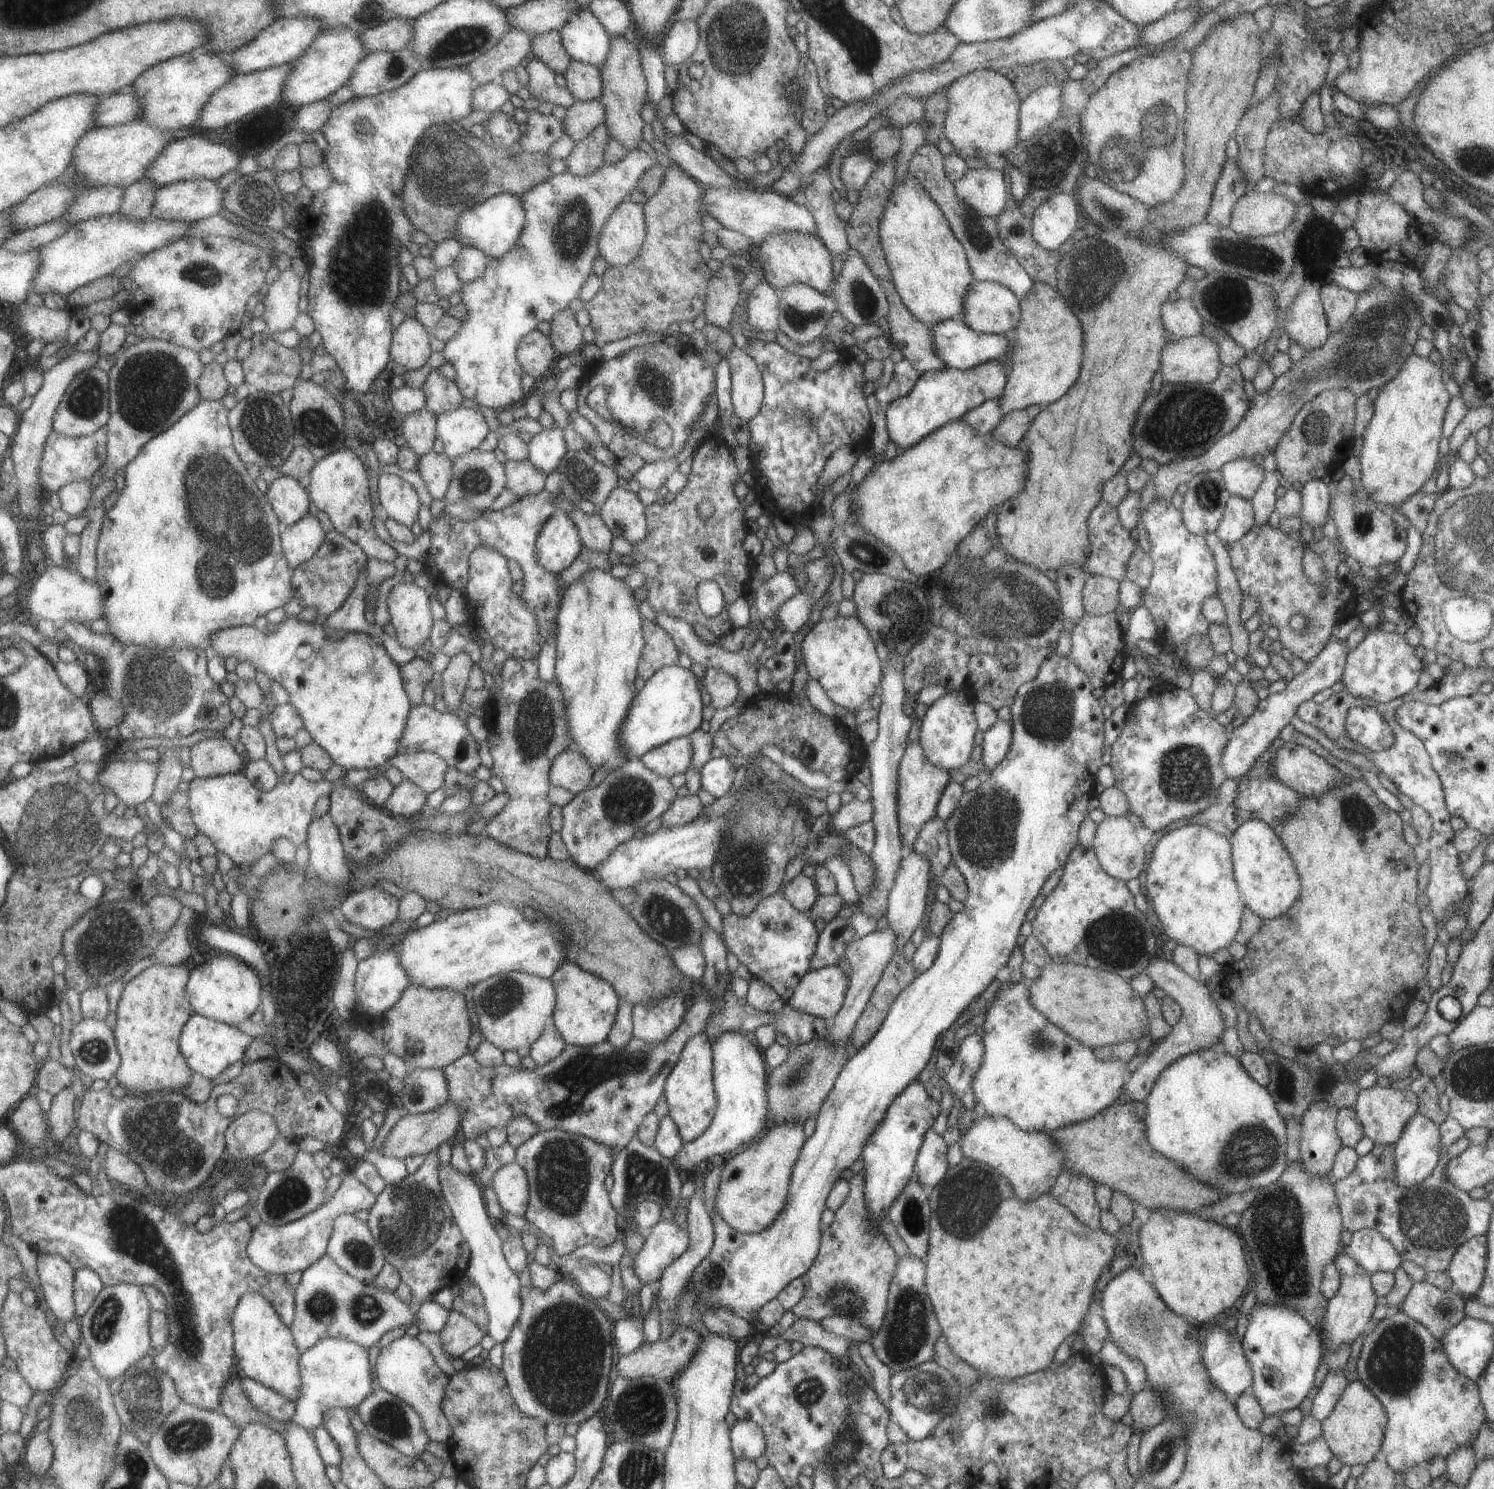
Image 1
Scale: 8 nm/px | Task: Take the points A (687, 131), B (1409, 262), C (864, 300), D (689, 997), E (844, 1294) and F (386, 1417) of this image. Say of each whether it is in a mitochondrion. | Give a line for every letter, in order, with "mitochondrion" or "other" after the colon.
A: other
B: other
C: mitochondrion
D: other
E: mitochondrion
F: mitochondrion

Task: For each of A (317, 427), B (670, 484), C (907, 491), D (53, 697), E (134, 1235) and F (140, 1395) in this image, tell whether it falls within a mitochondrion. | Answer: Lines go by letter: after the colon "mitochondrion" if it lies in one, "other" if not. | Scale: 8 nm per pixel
A: mitochondrion
B: other
C: other
D: other
E: mitochondrion
F: mitochondrion

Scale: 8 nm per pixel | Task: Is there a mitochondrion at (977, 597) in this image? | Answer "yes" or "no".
yes

